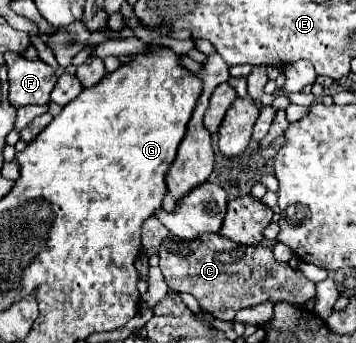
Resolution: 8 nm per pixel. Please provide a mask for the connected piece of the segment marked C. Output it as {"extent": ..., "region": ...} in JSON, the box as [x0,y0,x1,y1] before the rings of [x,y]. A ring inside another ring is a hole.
{"extent":[159,233,315,321],"region":[[[217,233],[199,235],[199,239],[193,239],[193,241],[185,241],[175,235],[165,237],[159,247],[159,267],[171,291],[191,293],[207,313],[211,313],[217,319],[227,319],[227,321],[231,321],[239,309],[253,307],[263,301],[271,301],[271,303],[287,301],[293,305],[305,305],[315,295],[315,283],[309,281],[299,269],[293,269],[287,263],[275,261],[273,251],[269,247],[239,245]]]}

